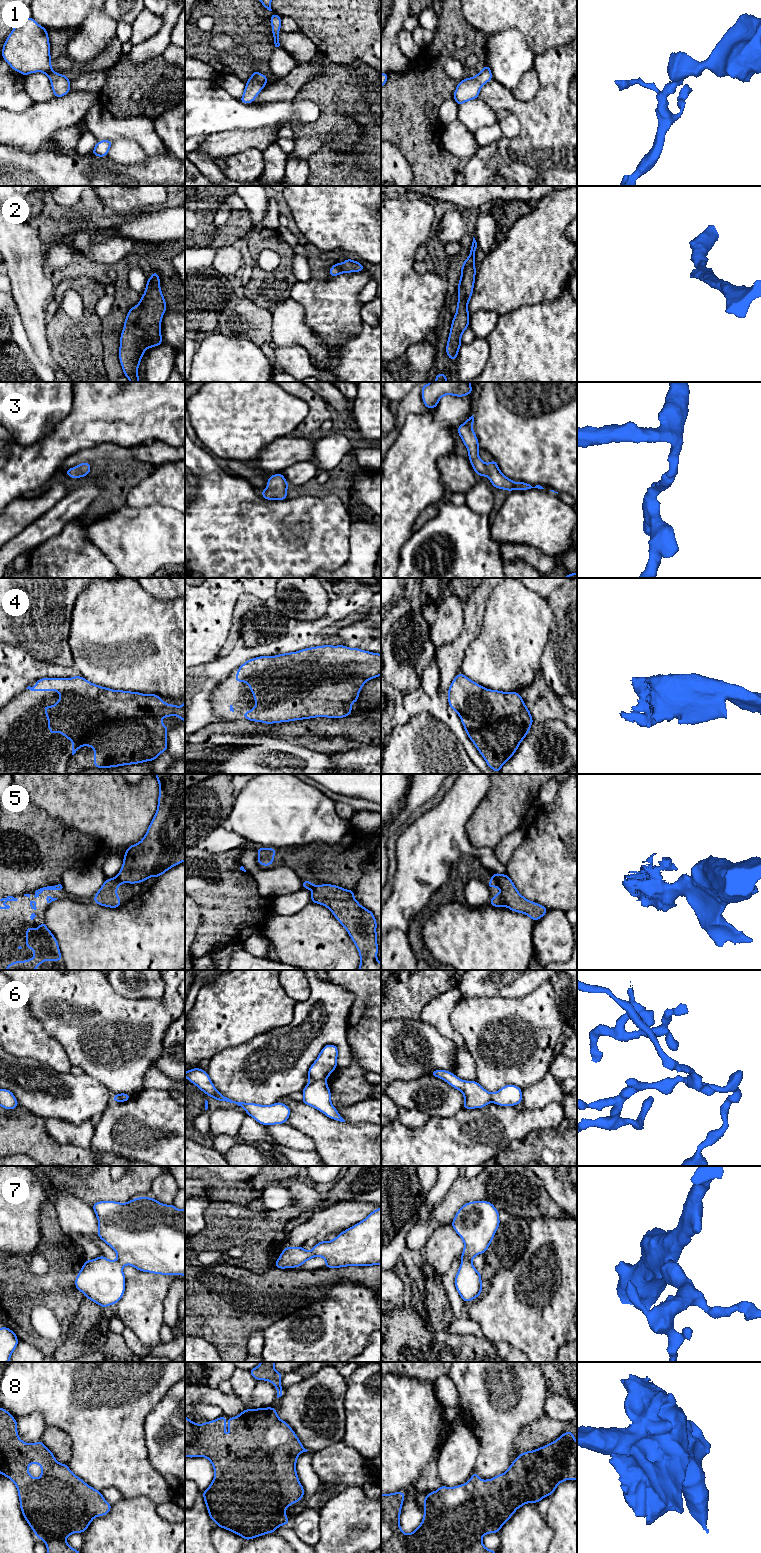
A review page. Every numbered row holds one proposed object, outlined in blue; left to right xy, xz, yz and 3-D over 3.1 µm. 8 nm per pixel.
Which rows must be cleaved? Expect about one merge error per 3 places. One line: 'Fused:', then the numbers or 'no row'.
Fused: 5, 6

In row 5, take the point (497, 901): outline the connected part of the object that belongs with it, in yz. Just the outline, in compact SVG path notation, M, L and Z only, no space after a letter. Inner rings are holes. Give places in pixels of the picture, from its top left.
M501 893L496 894L494 897L490 899L490 905L493 907L506 907L505 901L501 895Z

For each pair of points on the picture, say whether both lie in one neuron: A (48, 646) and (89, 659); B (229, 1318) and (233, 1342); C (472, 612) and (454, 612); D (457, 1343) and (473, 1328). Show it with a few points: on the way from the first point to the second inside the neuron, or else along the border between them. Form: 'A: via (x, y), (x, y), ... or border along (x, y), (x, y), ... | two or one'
A: border along (69, 631), (69, 647), (74, 666) | two
B: via (229, 1324), (229, 1336) | one
C: border along (464, 601), (463, 627), (458, 635) | two
D: border along (481, 1334), (446, 1334), (444, 1336) | two

